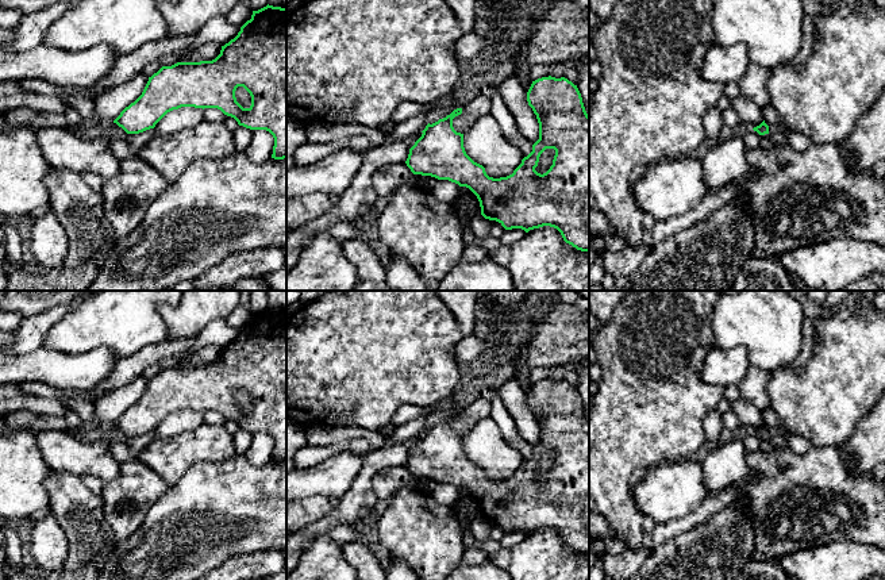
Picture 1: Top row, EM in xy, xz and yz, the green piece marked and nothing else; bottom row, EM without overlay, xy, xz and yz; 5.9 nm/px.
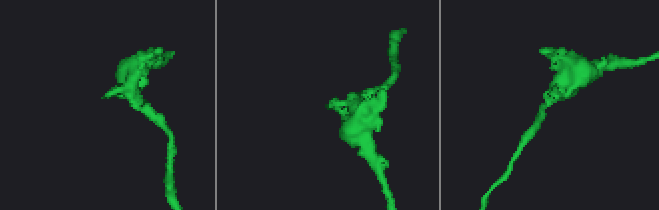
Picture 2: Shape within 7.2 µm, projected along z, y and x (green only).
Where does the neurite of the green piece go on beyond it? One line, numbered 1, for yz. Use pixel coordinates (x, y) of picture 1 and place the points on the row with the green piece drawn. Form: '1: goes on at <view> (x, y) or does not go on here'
1: does not go on here

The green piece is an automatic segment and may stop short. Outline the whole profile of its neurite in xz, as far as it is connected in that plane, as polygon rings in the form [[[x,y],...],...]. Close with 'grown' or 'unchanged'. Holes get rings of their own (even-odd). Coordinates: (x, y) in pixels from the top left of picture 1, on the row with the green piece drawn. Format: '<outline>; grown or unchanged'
[[[549,76],[532,81],[527,101],[539,123],[539,139],[512,174],[489,177],[485,168],[466,154],[463,134],[453,127],[453,119],[462,114],[462,108],[432,124],[428,123],[409,149],[405,164],[413,174],[449,180],[469,188],[480,201],[481,215],[499,222],[505,230],[522,228],[528,233],[550,226],[561,233],[566,243],[589,251],[589,115],[581,93],[567,78]],[[546,149],[554,149],[555,155],[550,169],[540,174],[535,168]]]; unchanged

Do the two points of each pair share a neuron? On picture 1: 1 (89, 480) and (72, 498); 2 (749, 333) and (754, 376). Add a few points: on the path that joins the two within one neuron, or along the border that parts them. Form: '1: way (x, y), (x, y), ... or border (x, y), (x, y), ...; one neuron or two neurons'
1: border (80, 476), (81, 481), (92, 492), (100, 495); two neurons
2: border (750, 364), (764, 368), (769, 373); two neurons

